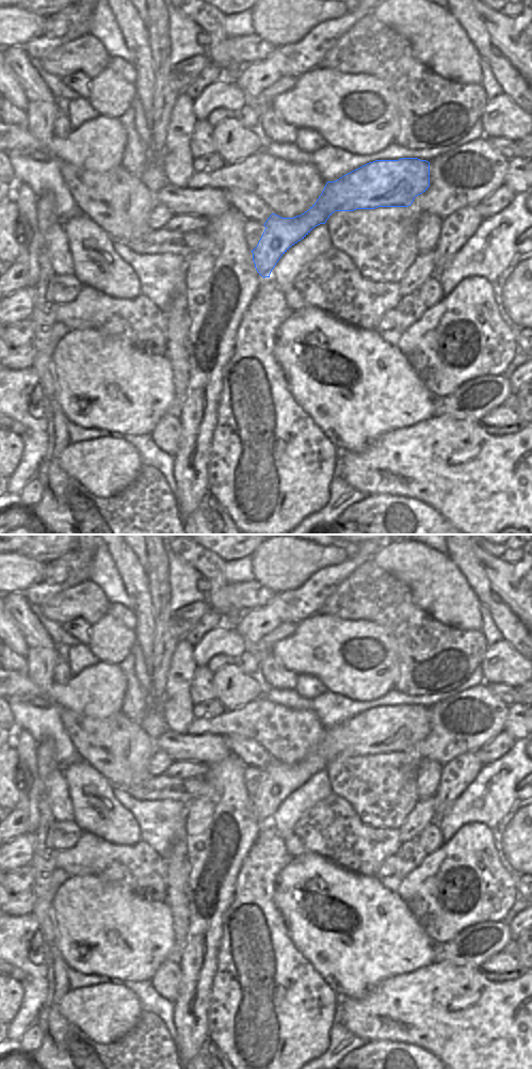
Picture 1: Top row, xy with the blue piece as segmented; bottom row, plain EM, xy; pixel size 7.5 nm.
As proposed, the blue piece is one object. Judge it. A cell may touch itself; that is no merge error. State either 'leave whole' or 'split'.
leave whole

